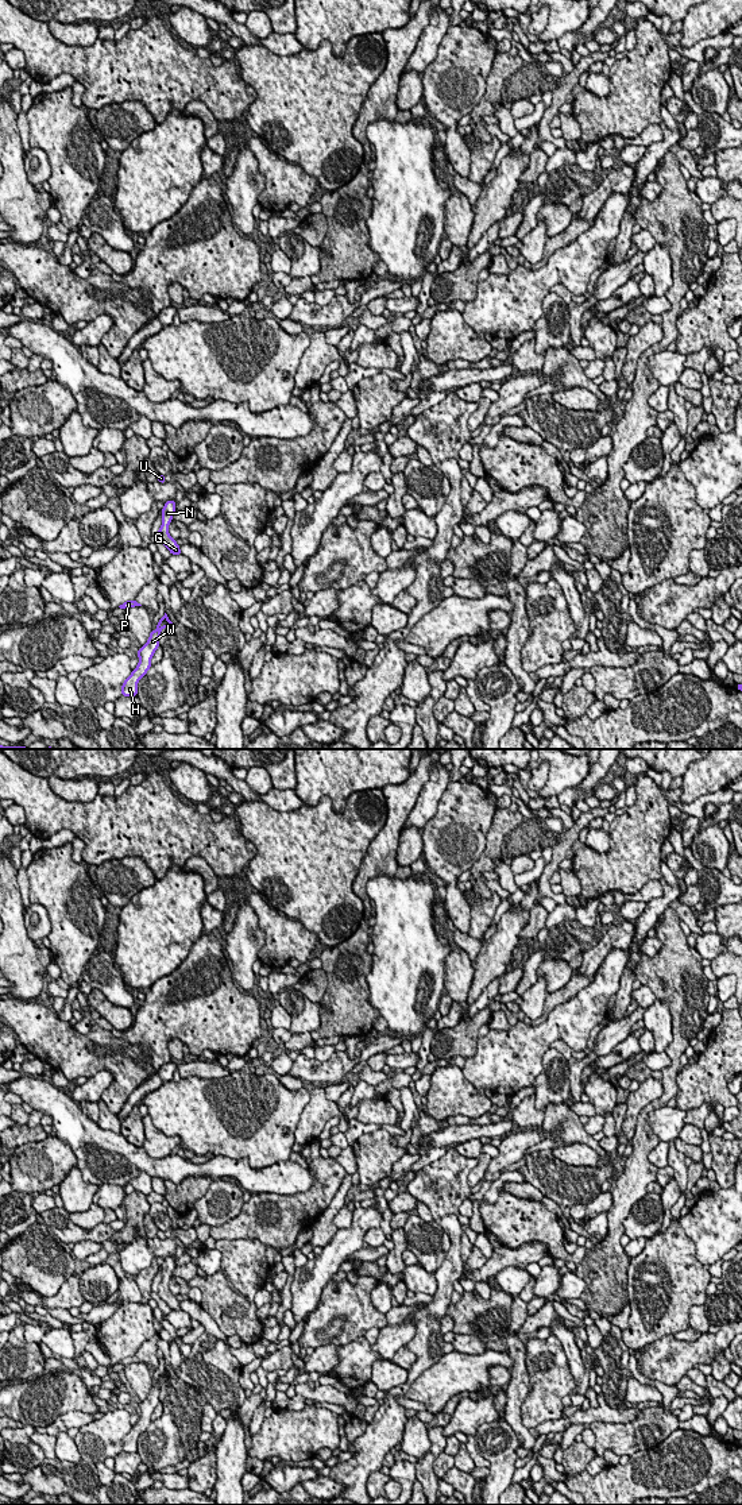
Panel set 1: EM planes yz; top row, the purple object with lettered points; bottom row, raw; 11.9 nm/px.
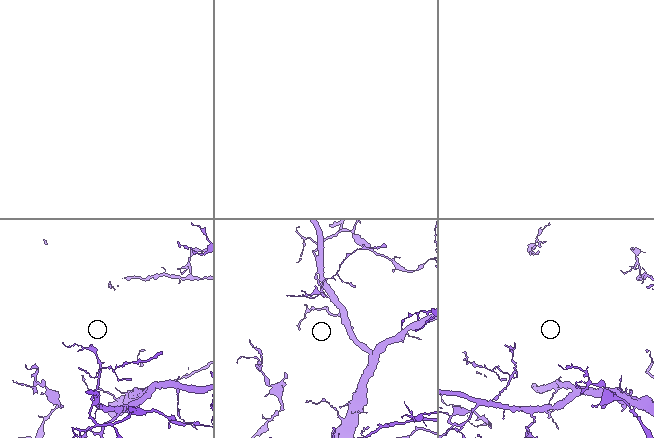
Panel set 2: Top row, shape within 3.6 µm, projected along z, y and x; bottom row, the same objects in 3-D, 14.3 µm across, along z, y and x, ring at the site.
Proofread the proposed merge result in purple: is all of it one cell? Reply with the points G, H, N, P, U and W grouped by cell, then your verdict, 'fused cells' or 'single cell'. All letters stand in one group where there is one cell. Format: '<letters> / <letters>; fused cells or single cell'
G H N U W / P; fused cells

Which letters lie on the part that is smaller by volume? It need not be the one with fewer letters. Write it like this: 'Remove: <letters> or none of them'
Remove: P

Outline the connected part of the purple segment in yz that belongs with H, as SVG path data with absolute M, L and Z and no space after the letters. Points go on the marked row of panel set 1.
M165 613L165 615L159 620L156 629L155 630L151 629L147 642L144 645L142 645L142 648L139 651L136 651L139 663L138 663L136 668L132 669L131 675L121 684L123 696L136 696L138 695L138 682L150 669L151 659L159 647L161 630L163 628L167 628L169 621L170 621L169 615Z

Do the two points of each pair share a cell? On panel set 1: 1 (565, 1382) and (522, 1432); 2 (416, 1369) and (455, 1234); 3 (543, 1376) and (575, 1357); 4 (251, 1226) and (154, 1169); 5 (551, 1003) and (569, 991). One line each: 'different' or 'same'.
1: different
2: different
3: different
4: different
5: same

